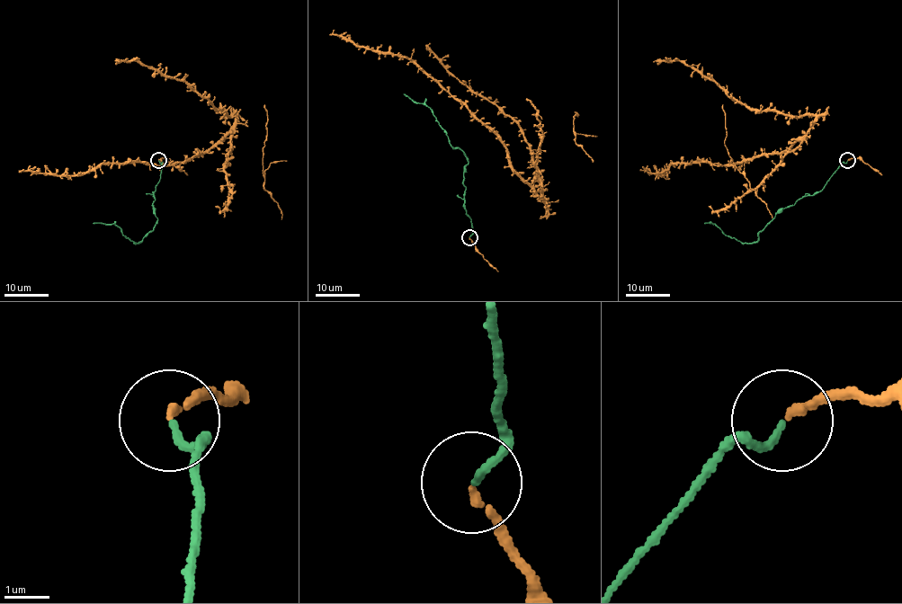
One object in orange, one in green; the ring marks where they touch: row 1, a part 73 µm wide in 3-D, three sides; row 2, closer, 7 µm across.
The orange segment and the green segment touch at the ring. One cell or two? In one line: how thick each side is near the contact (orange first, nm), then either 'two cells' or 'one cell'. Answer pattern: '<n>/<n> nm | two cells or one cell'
190/160 nm | one cell

